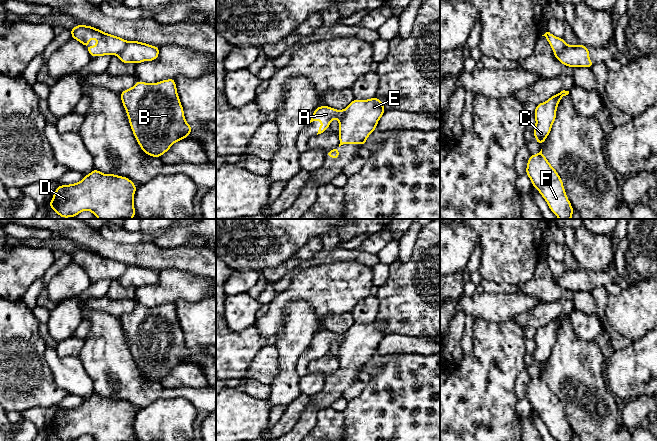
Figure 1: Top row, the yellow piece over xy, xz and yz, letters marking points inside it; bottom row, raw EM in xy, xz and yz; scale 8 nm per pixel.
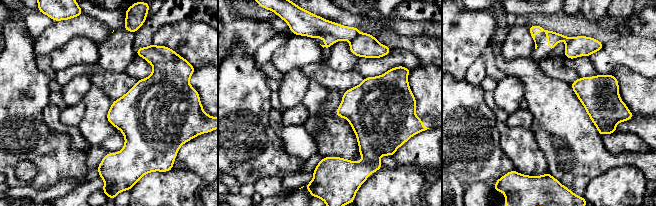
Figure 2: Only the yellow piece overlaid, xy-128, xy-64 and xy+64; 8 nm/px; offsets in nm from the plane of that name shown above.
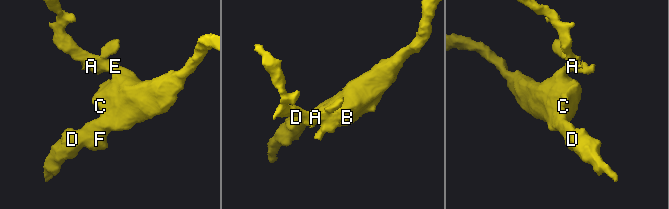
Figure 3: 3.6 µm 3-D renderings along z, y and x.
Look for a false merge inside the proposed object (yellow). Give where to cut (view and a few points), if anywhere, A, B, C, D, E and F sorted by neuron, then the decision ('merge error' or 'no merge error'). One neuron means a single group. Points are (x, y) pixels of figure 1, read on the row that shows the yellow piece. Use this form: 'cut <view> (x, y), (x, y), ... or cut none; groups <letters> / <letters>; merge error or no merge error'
cut yz (567, 45), (560, 50), (554, 51); groups A / B C D E F; merge error

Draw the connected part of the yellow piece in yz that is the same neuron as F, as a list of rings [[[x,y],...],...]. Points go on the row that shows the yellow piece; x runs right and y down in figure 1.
[[[542,149],[538,154],[530,155],[525,173],[550,210],[559,219],[571,219],[574,209],[567,198],[563,181],[542,153]]]

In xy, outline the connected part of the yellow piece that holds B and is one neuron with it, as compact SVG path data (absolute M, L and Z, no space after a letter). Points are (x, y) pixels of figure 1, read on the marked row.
M174 78L153 84L138 80L132 88L122 91L120 97L133 134L141 150L149 156L160 158L175 142L187 138L192 132L185 121Z

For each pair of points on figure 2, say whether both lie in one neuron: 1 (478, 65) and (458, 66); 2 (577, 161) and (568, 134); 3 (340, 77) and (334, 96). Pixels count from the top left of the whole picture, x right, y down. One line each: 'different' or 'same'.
1: different
2: same
3: different

